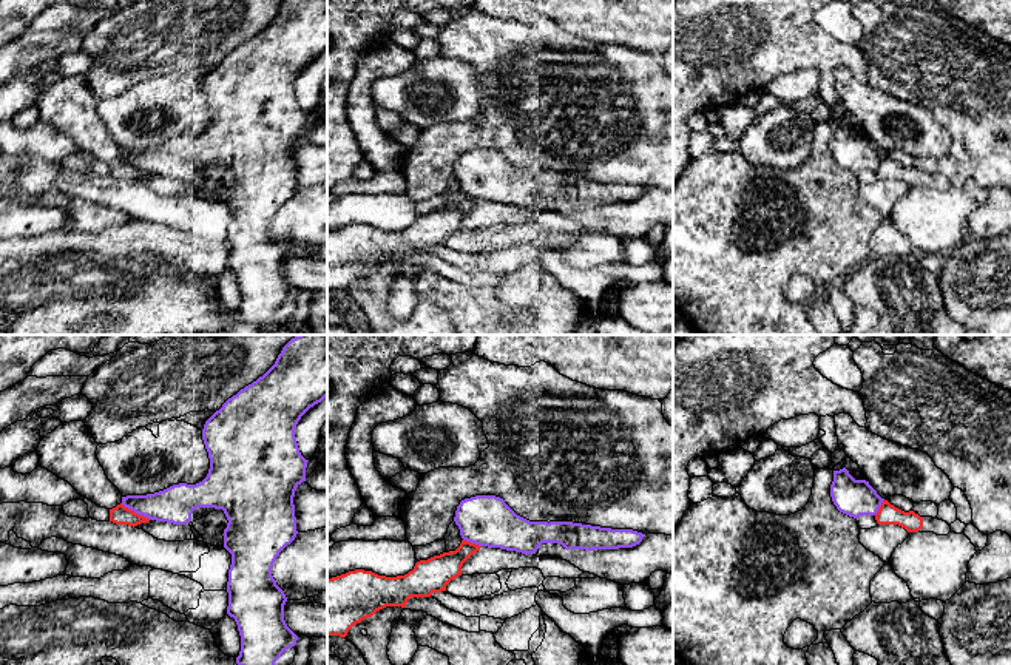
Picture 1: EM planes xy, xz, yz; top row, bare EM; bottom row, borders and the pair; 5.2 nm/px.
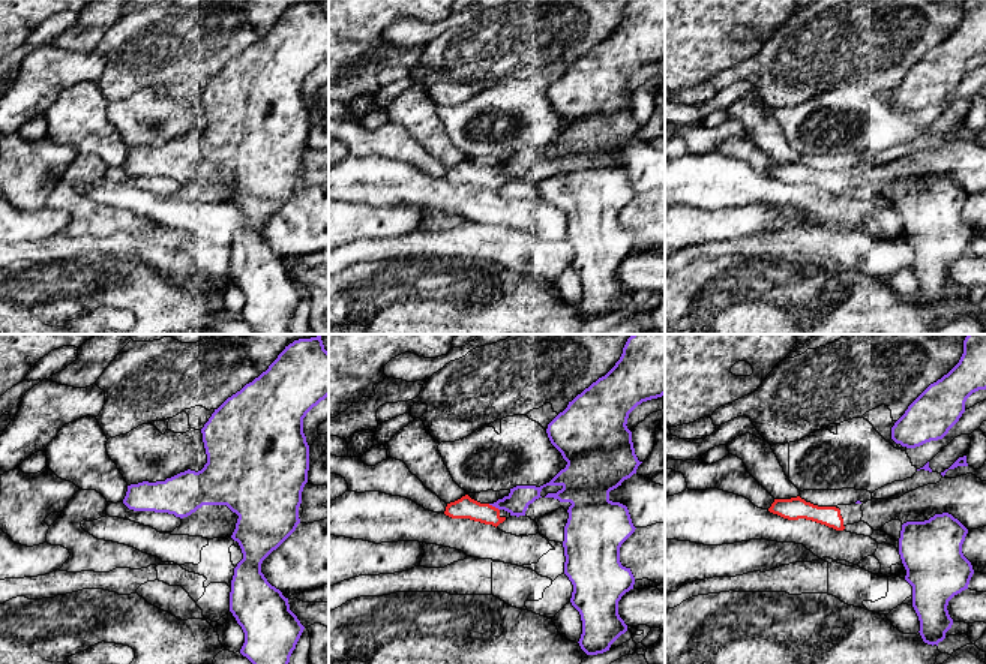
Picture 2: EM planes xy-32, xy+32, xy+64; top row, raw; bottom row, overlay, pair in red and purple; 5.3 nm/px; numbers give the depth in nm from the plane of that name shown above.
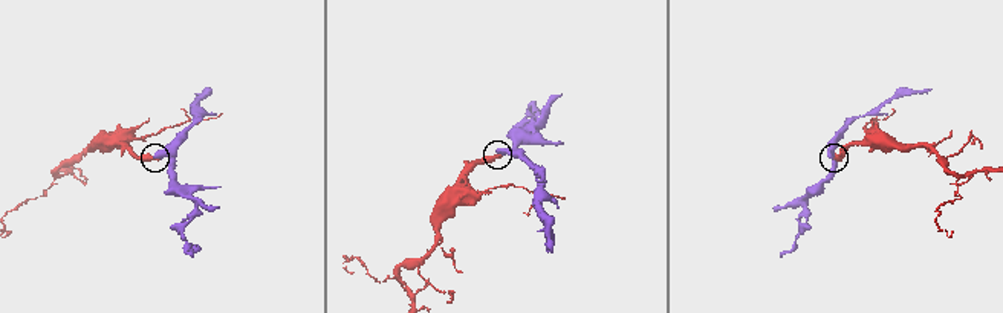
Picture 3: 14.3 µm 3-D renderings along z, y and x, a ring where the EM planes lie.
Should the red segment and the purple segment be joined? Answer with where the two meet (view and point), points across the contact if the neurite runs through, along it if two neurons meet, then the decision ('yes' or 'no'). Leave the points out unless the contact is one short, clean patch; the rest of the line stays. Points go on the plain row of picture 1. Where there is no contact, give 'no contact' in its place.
xy (135, 167) | along xy (121, 158), (150, 173) | no

